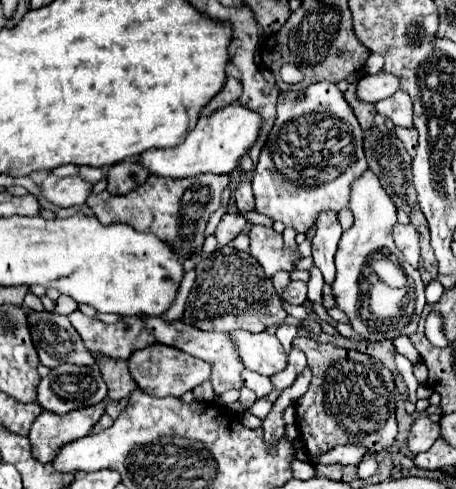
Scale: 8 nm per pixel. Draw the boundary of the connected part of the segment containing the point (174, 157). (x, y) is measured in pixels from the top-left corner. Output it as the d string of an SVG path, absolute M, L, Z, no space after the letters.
M239 102L219 108L219 112L213 112L211 116L201 116L197 120L197 126L187 134L185 142L167 148L167 150L147 150L143 152L137 162L147 168L147 172L163 176L163 178L185 178L185 176L197 176L203 172L211 174L229 174L237 168L237 160L249 152L253 146L257 134L261 128L259 114L243 108Z

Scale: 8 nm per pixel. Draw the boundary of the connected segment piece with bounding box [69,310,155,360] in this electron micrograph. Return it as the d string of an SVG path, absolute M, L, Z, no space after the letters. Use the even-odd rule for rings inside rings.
M77 310L69 314L69 320L91 352L113 360L129 360L131 352L147 348L155 342L137 316L123 316L117 324L111 326L97 318L87 318Z

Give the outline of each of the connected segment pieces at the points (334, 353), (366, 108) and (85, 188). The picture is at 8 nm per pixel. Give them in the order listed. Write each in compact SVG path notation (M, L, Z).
M295 336L293 346L303 350L303 354L307 356L307 368L311 368L311 388L295 404L297 428L307 454L313 458L319 458L325 452L333 450L335 446L343 446L343 444L361 444L369 450L369 456L385 452L393 444L397 434L395 392L393 392L395 378L391 370L367 354L361 354L357 350L337 348L333 344L323 344L307 336Z
M351 82L351 86L347 88L345 100L351 104L351 108L353 108L353 112L355 112L357 120L359 120L361 128L363 128L363 130L369 130L377 112L375 112L375 108L373 108L373 104L365 104L365 102L361 102L361 100L355 96L355 82Z
M53 172L39 184L41 194L45 200L49 200L55 206L81 206L85 204L85 198L91 194L91 184L85 182L79 176L71 178L57 178Z

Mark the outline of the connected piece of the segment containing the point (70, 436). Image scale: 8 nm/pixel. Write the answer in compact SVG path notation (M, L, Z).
M95 404L93 408L79 408L77 412L69 412L63 416L55 416L53 412L43 412L37 416L29 430L31 454L39 462L49 462L55 452L77 438L89 434L91 426L101 418L105 412L105 404Z

